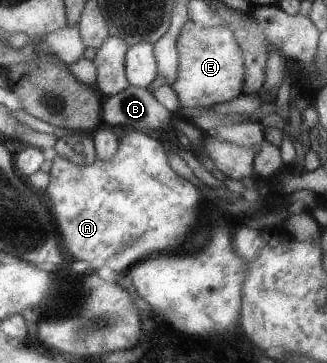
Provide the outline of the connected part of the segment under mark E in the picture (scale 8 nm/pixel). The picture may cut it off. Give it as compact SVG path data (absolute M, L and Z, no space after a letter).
M187 20L177 36L177 81L171 87L180 101L181 108L206 106L207 108L244 94L244 63L232 31L224 24L204 27Z

